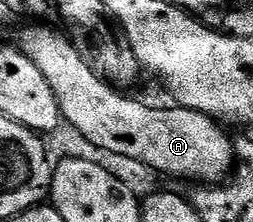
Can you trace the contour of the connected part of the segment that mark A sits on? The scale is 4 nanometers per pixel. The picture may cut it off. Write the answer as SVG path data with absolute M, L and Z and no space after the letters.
M30 24L22 32L20 51L48 78L65 123L70 123L92 147L135 160L174 180L199 180L202 186L217 186L231 175L236 146L219 121L191 108L153 108L142 100L133 100L126 96L130 94L100 79L78 45L62 32L46 24Z

